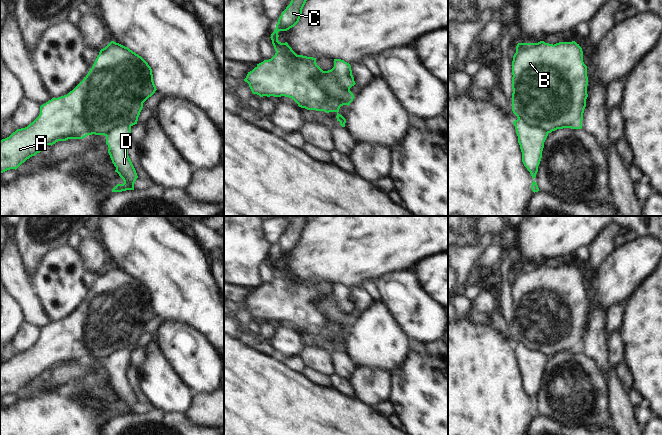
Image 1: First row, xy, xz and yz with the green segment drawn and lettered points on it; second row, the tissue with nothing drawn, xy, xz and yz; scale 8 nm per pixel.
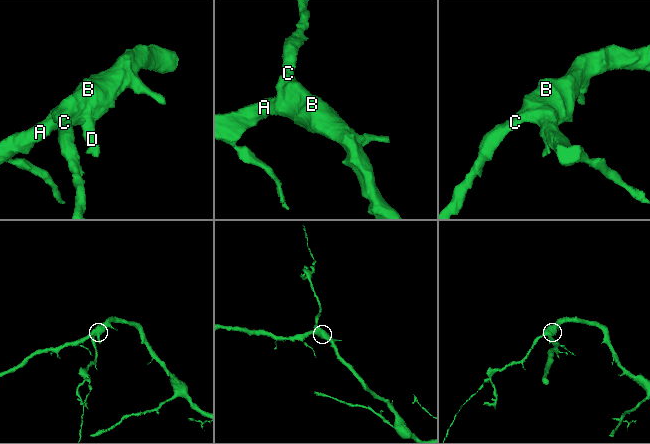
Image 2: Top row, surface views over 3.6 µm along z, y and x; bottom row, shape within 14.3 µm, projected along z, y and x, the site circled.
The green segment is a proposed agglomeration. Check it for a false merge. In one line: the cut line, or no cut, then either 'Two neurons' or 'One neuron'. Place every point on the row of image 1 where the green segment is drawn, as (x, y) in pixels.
Split along yz (518, 118), (531, 126), (542, 129), (547, 134). Two neurons

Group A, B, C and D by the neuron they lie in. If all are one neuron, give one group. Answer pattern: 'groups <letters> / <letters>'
groups A B C / D

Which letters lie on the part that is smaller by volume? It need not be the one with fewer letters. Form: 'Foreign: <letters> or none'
Foreign: D

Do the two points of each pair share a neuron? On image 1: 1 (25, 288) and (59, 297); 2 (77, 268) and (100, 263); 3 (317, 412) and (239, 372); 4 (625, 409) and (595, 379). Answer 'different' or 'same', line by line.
1: different
2: different
3: same
4: different

